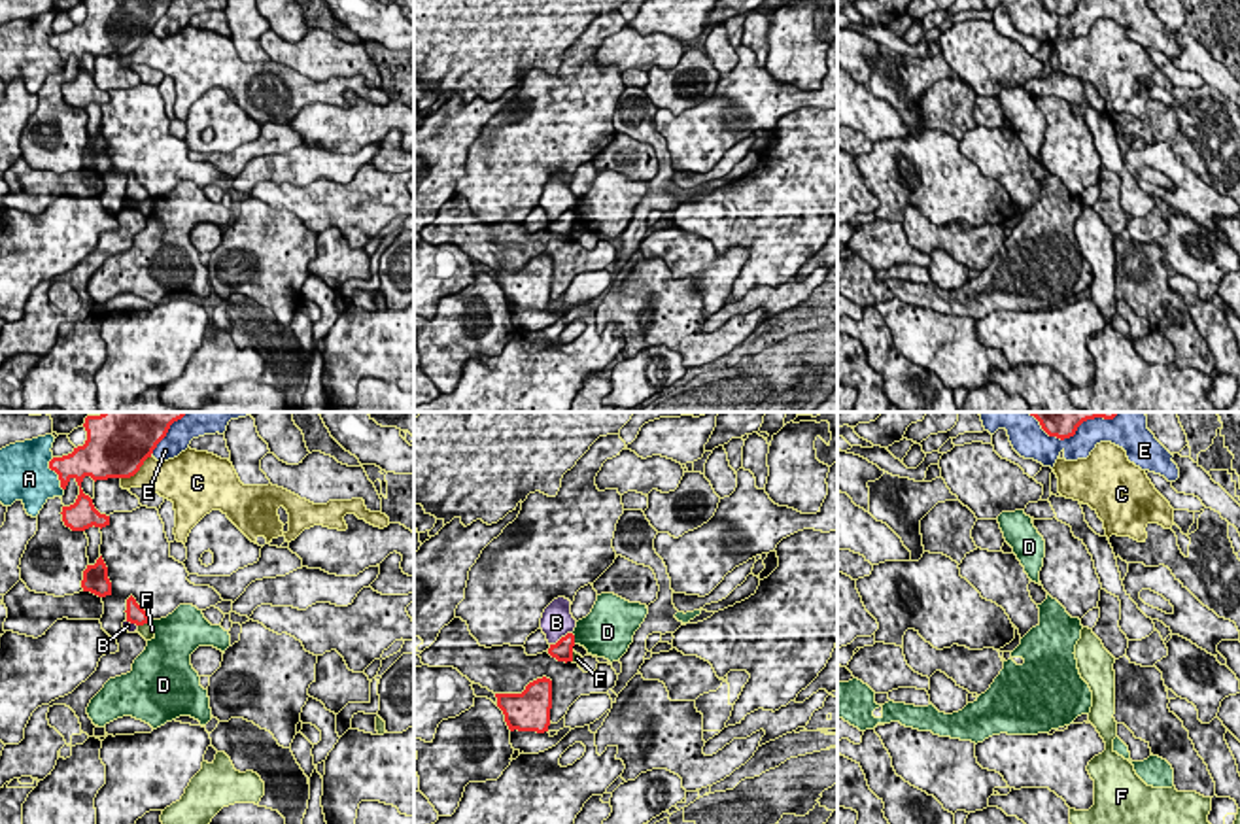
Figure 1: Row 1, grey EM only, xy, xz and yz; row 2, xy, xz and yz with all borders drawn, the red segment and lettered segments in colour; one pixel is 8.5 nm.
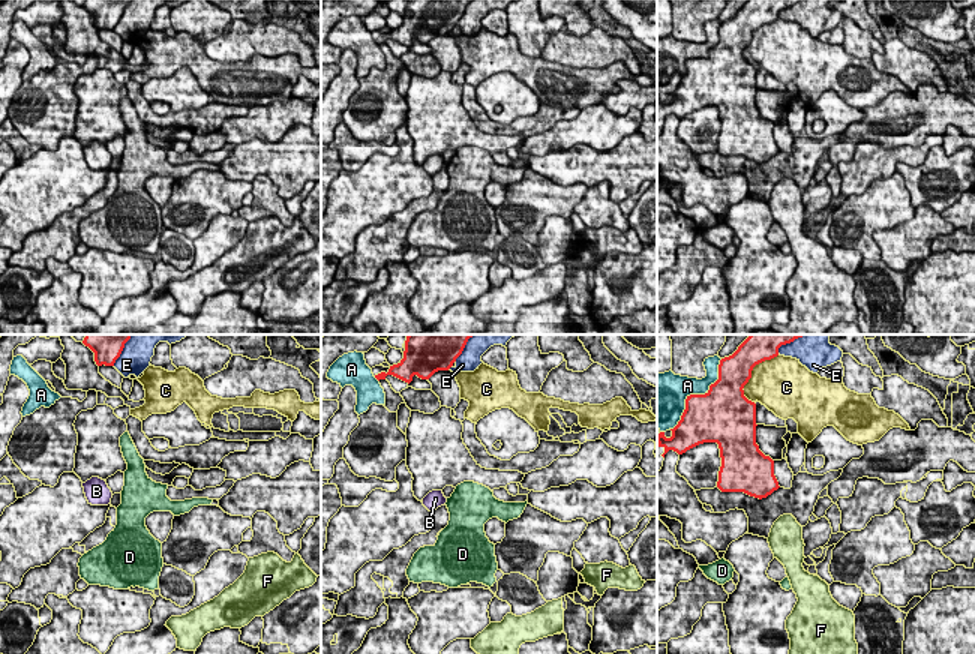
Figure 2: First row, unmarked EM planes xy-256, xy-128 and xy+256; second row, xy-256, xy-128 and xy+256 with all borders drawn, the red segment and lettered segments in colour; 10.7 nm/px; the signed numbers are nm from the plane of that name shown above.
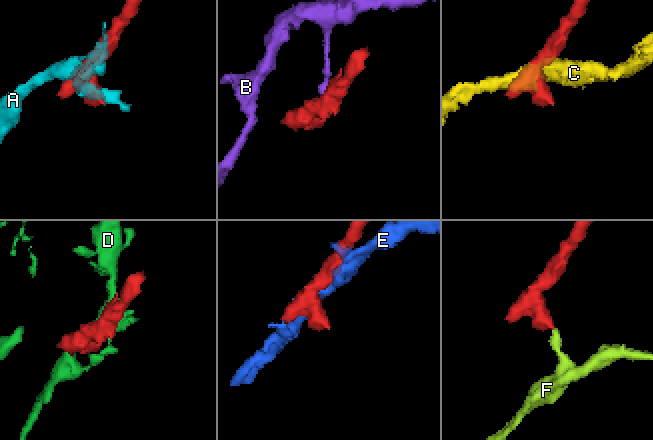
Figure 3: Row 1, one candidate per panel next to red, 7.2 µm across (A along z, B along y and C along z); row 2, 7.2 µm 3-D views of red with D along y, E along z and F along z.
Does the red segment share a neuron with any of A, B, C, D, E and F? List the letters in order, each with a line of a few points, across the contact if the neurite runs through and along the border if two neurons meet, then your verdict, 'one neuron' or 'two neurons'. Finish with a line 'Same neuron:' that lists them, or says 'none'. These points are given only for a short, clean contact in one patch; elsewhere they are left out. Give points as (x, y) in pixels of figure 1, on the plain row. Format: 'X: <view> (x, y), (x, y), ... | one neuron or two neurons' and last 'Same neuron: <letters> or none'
A: two neurons
B: xz (571, 208), (551, 222) | two neurons
C: two neurons
D: xz (571, 210), (575, 220) | two neurons
E: two neurons
F: xy (150, 197), (138, 203) | two neurons
Same neuron: none

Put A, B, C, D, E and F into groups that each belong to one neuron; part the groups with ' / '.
A / B / C / D / E / F

